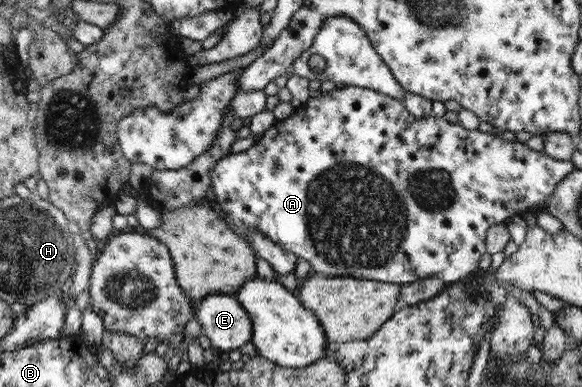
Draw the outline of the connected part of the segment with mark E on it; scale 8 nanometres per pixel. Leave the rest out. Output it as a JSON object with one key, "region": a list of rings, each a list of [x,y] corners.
{"region":[[[235,295],[206,296],[197,311],[197,321],[216,350],[228,352],[252,340],[251,318]]]}

